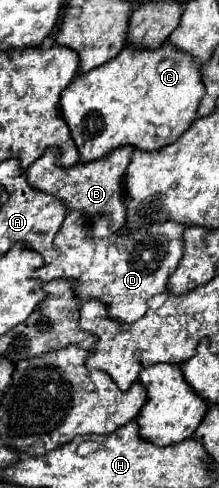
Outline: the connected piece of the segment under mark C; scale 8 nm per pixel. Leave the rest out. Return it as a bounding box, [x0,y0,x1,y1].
[61,43,203,163]

